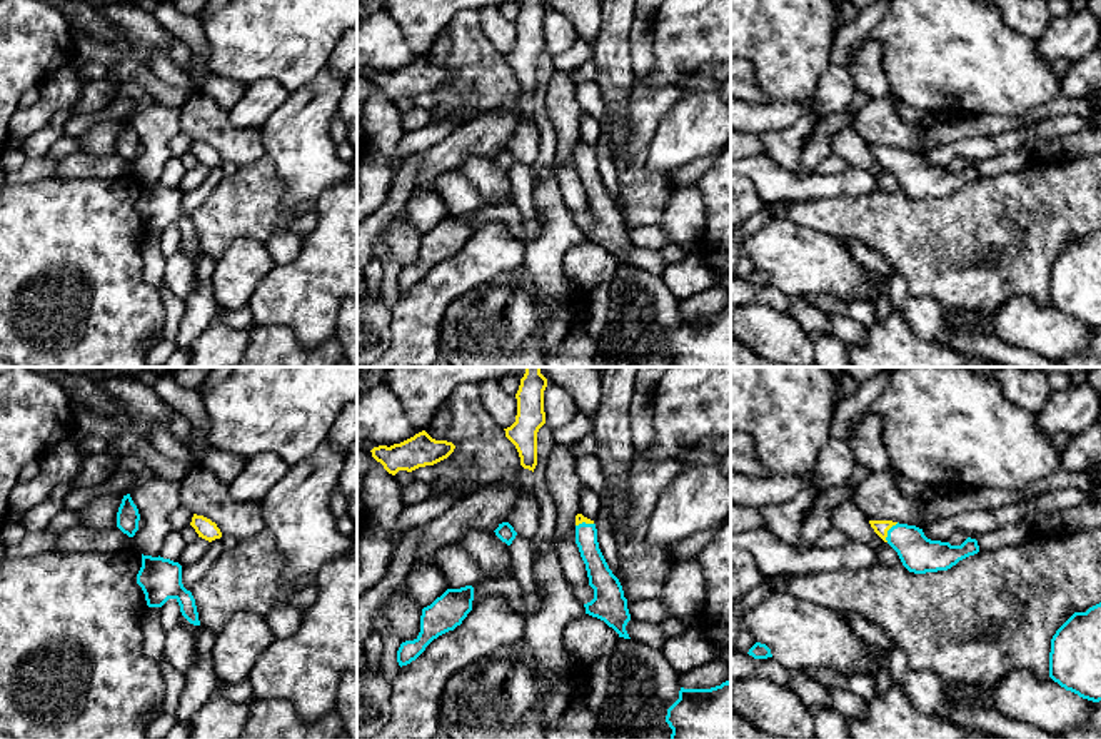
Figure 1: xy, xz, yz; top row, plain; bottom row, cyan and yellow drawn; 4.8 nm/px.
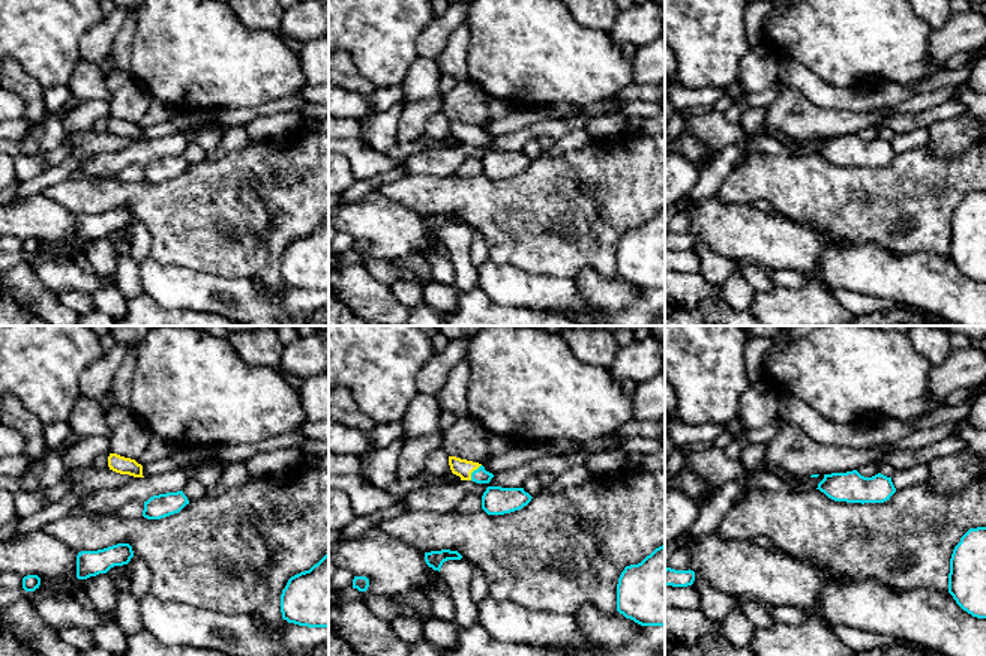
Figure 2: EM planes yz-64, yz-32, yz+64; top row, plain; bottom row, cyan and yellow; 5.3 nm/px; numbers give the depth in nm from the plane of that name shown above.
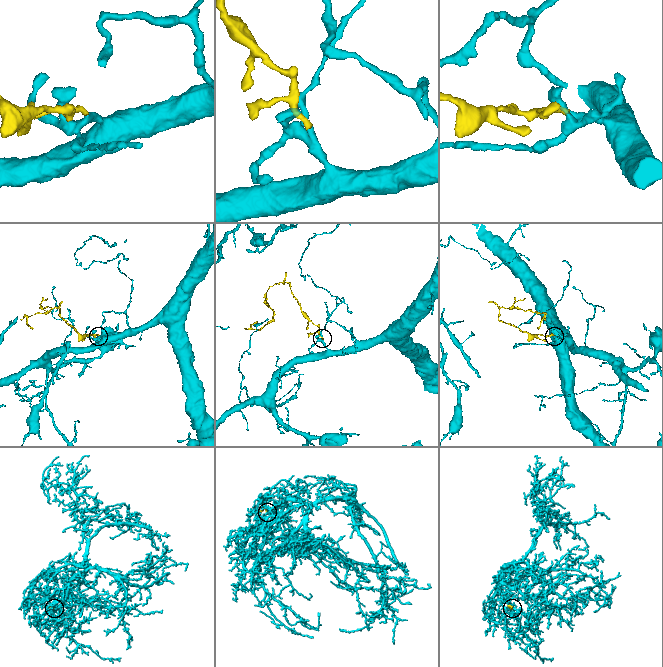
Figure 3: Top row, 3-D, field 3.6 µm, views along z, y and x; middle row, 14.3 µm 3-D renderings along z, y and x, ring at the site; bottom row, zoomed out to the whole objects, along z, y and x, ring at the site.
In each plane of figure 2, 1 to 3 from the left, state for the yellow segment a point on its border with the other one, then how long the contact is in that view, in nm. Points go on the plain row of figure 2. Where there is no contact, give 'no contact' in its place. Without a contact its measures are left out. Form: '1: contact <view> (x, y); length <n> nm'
1: no contact
2: contact yz-32 (473, 135); length 110 nm
3: no contact

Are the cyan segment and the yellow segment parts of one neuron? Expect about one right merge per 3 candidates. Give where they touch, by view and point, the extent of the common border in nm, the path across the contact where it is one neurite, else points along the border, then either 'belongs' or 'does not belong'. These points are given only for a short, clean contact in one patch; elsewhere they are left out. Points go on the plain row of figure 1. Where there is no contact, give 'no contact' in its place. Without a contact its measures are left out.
yz (888, 157) | 110 nm | across yz (918, 180), (899, 162), (888, 157), (881, 154) | belongs

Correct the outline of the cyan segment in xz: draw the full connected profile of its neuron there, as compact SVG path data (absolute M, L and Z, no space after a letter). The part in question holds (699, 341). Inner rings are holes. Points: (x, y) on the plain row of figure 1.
M731 309L711 315L684 315L667 335L671 367L731 367Z

